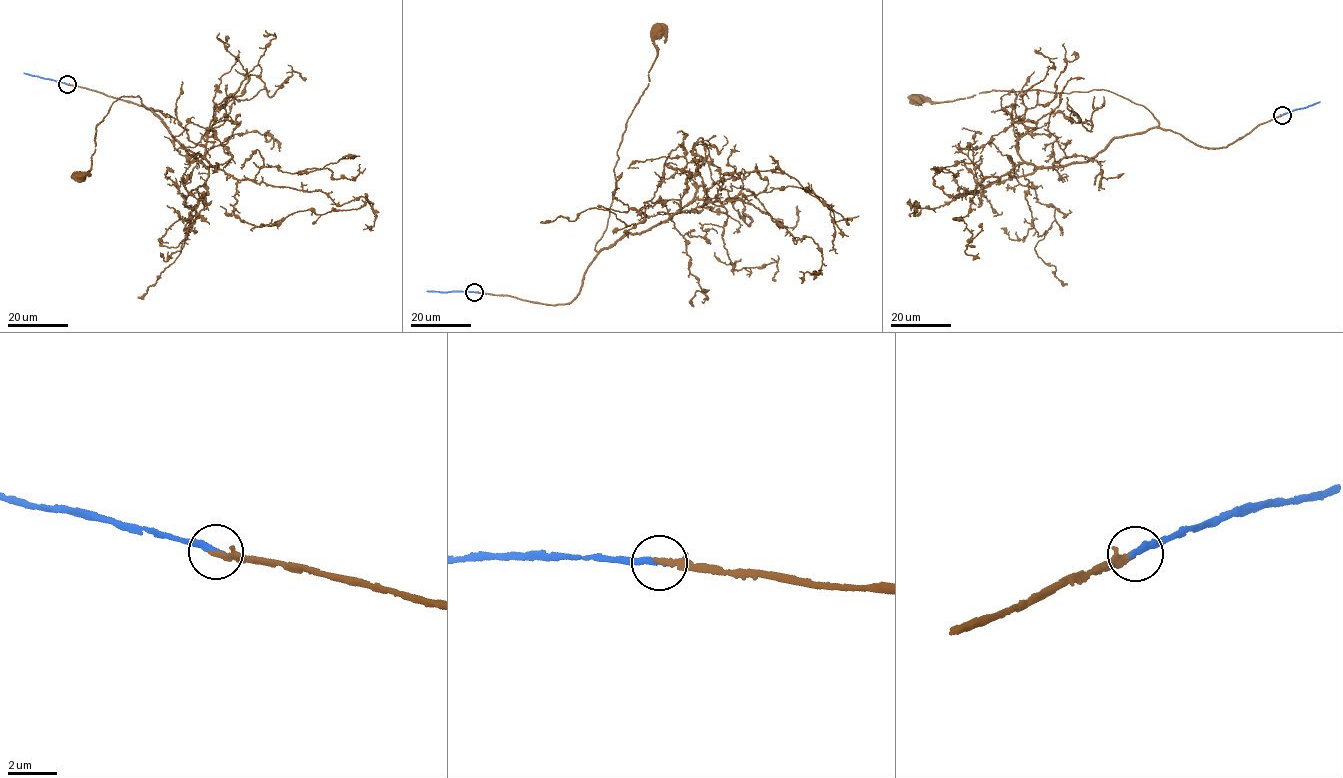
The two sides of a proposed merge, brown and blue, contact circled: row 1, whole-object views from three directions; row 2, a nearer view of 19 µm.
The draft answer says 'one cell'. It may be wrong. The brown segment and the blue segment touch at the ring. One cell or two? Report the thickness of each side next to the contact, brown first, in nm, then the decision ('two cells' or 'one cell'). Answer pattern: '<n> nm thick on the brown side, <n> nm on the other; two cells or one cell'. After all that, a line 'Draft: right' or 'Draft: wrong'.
220 nm thick on the brown side, 280 nm on the other; one cell
Draft: right

